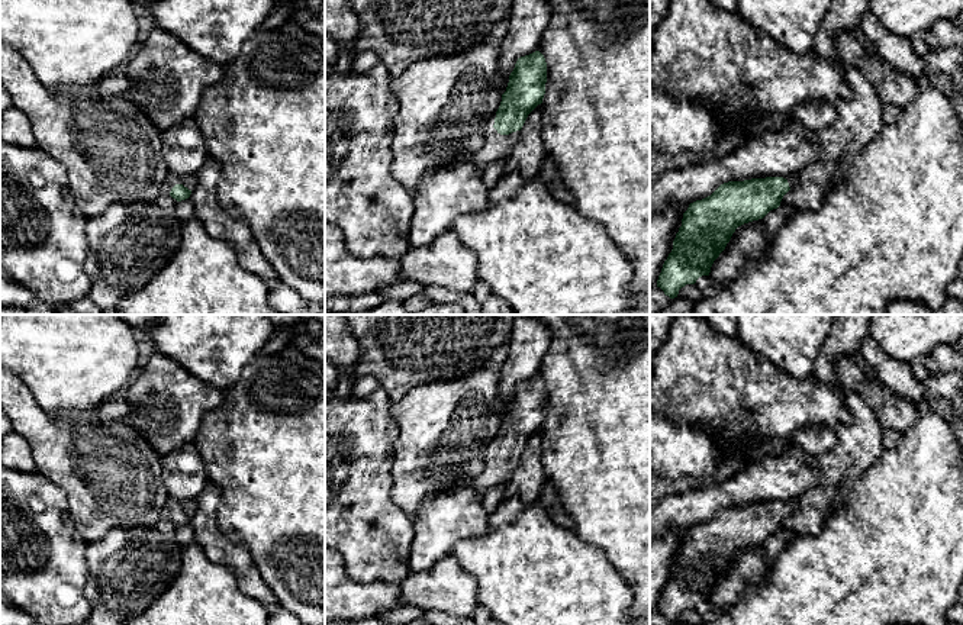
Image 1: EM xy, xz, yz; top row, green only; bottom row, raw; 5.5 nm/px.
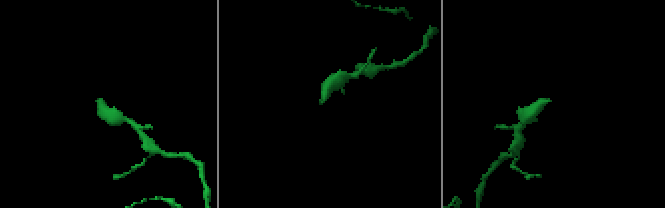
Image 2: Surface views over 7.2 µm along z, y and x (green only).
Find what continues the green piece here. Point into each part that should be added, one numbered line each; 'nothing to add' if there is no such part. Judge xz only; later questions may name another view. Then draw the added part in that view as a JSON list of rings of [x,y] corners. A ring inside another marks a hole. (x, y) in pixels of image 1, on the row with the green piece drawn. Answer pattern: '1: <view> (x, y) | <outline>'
1: xz (496, 145) | [[[493,126],[486,135],[482,149],[474,155],[474,164],[483,173],[492,162],[508,158],[518,142],[521,131],[500,135]]]

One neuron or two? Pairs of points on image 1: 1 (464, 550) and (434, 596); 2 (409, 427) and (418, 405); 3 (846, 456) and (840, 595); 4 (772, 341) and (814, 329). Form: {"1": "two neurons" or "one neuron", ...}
{"1": "two neurons", "2": "one neuron", "3": "two neurons", "4": "one neuron"}

